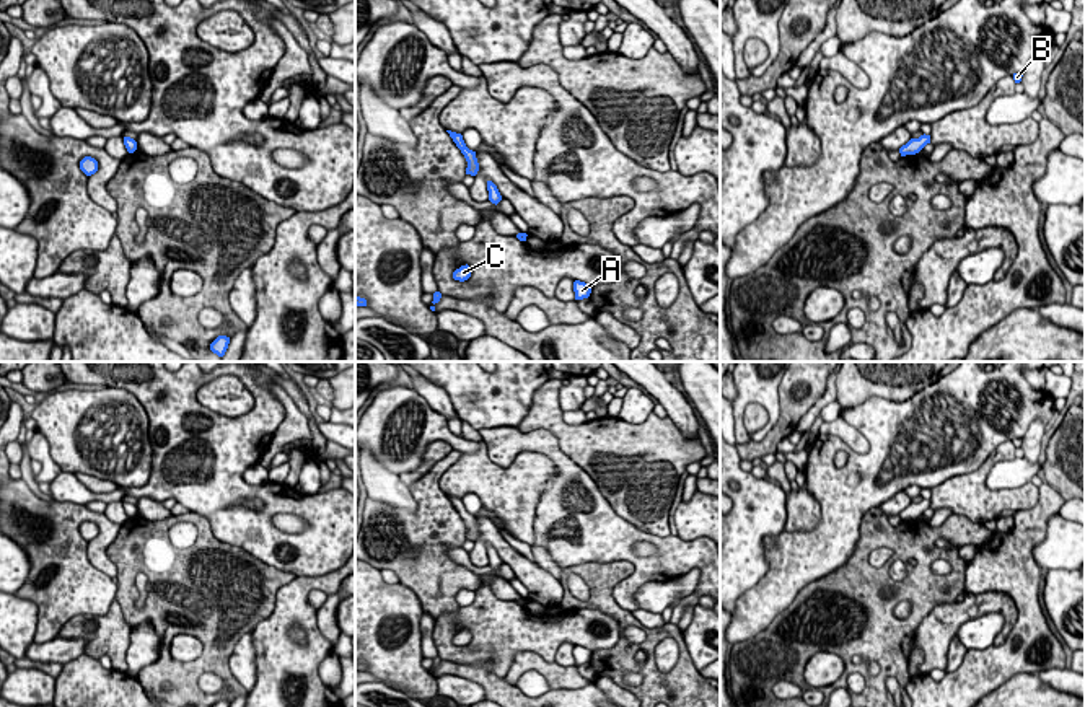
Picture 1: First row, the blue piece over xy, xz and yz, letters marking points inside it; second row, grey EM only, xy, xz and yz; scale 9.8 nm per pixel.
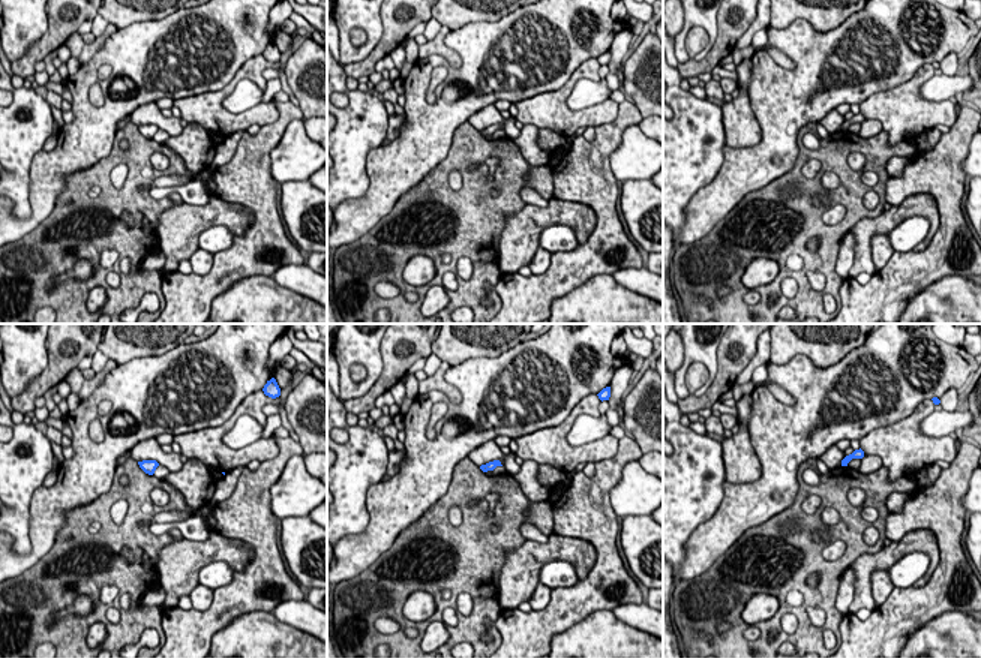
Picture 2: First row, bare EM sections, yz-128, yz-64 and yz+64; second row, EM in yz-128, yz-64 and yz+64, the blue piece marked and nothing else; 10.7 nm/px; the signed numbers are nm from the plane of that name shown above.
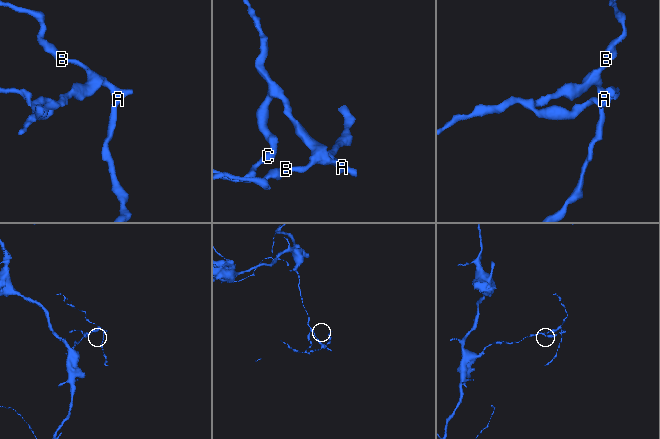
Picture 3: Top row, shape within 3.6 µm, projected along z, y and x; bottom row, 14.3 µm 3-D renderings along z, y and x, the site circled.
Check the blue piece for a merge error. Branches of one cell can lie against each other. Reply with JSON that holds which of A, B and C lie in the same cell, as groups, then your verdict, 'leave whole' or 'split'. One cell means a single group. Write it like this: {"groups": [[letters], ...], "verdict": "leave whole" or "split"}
{"groups": [["A", "B", "C"]], "verdict": "leave whole"}

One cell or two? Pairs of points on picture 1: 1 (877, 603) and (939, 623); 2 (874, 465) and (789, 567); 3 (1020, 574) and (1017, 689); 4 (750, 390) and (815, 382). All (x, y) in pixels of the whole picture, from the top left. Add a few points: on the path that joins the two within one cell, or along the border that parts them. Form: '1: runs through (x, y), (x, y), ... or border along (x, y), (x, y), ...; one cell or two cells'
1: border along (957, 601), (939, 603), (914, 631), (909, 649); two cells
2: runs through (854, 491), (843, 502), (841, 515), (815, 541); one cell
3: border along (1035, 673), (1015, 673), (992, 689); two cells
4: border along (782, 378), (779, 404); two cells

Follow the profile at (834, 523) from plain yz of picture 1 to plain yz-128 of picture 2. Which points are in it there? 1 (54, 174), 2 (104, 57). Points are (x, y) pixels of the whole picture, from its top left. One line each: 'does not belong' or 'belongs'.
1: belongs
2: belongs

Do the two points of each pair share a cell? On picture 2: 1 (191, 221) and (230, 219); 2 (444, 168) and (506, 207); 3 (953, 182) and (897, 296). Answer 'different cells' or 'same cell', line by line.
1: same cell
2: same cell
3: same cell

